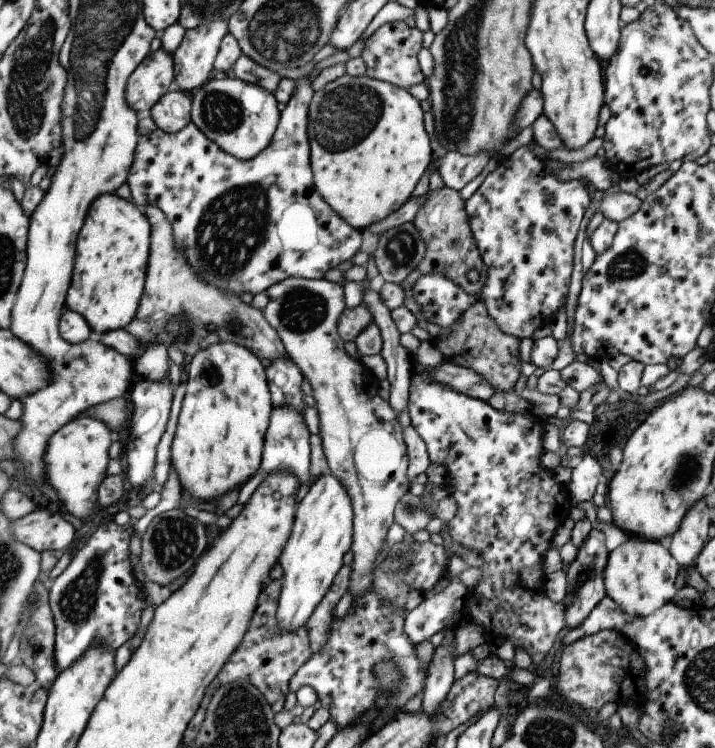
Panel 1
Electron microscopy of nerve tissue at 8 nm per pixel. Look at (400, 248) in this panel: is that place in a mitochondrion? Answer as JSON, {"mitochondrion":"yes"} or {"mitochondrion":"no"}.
{"mitochondrion":"yes"}

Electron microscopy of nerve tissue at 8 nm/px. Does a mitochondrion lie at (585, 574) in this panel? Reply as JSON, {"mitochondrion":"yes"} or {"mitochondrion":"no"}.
{"mitochondrion":"no"}

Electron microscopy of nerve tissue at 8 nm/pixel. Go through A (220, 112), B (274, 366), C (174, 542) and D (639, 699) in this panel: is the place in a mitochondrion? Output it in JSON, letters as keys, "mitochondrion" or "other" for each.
{"A":"mitochondrion","B":"other","C":"mitochondrion","D":"other"}

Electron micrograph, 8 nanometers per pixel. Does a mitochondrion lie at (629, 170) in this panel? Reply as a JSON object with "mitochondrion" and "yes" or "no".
{"mitochondrion":"no"}

